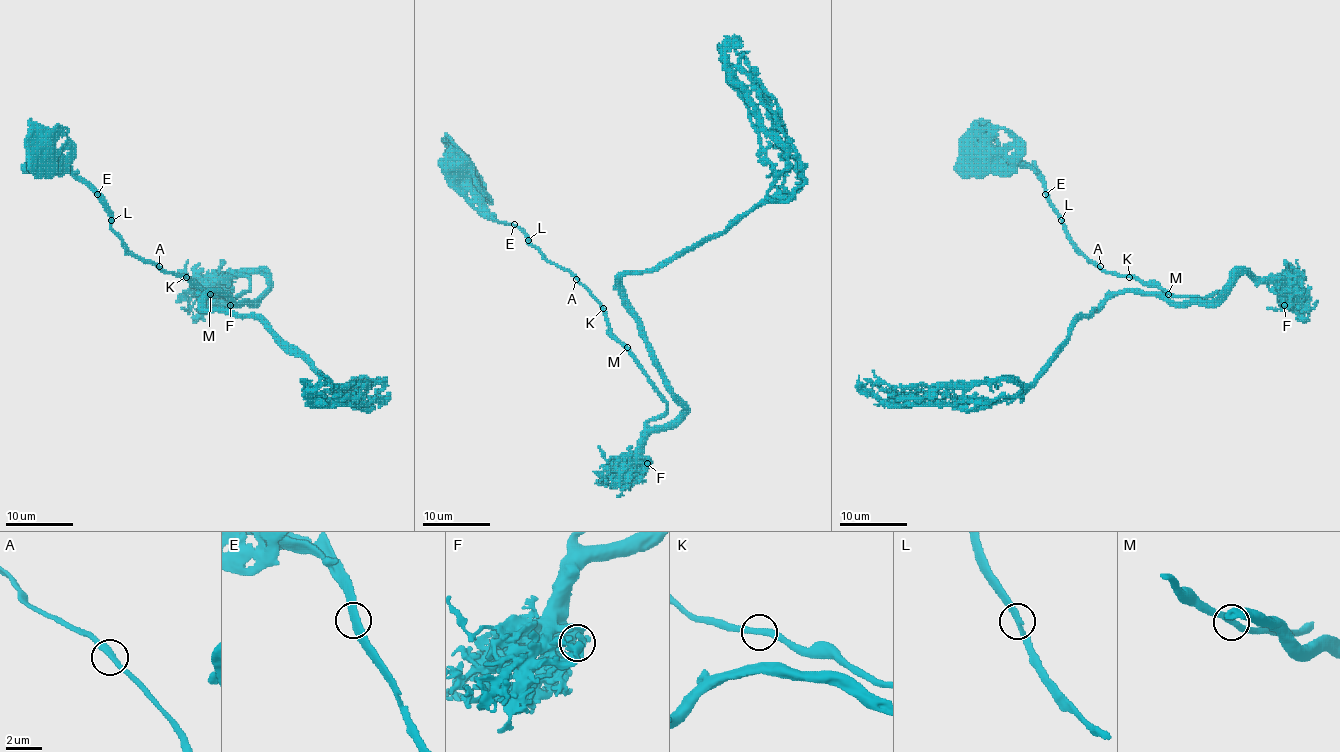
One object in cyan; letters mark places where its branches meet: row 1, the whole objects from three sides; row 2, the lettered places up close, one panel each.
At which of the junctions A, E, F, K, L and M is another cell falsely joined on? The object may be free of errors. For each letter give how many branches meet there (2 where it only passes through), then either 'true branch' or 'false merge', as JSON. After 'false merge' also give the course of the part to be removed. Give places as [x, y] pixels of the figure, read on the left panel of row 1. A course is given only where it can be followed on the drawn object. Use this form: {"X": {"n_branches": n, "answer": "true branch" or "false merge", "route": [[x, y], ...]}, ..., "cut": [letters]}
{"A": {"n_branches": 2, "answer": "true branch"}, "E": {"n_branches": 2, "answer": "true branch"}, "F": {"n_branches": 2, "answer": "true branch"}, "K": {"n_branches": 2, "answer": "true branch"}, "L": {"n_branches": 2, "answer": "true branch"}, "M": {"n_branches": 2, "answer": "true branch"}, "cut": []}

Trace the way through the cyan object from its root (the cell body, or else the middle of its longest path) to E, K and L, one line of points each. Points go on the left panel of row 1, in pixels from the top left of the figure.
E: (38, 154), (57, 166), (67, 168), (98, 193)
K: (38, 154), (67, 168), (98, 197), (109, 215), (113, 232), (132, 253), (166, 271), (186, 277)
L: (38, 154), (57, 166), (67, 168), (79, 178), (98, 197), (111, 220)

